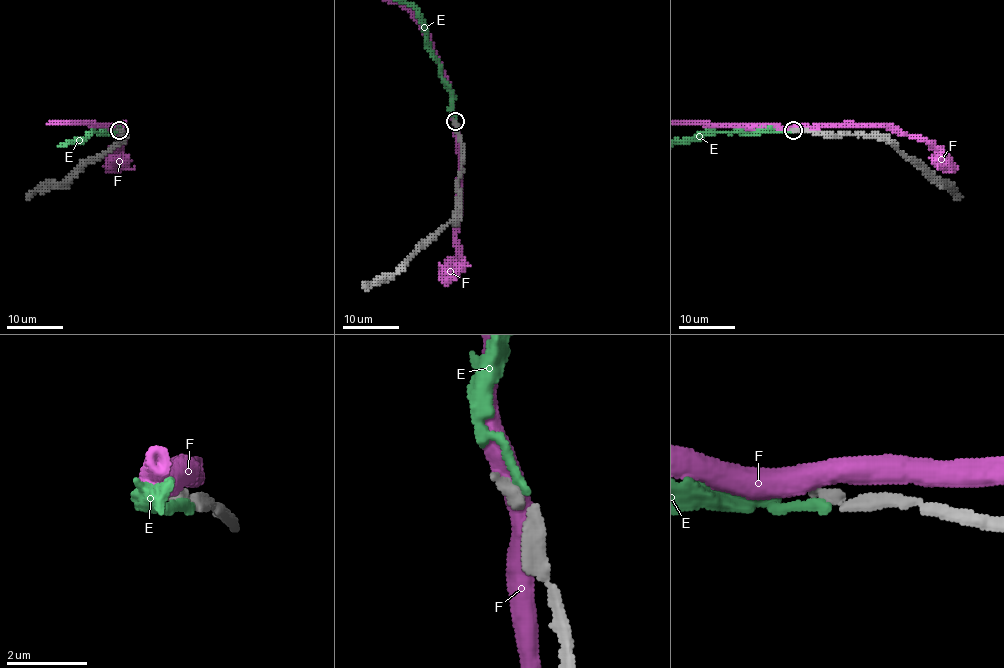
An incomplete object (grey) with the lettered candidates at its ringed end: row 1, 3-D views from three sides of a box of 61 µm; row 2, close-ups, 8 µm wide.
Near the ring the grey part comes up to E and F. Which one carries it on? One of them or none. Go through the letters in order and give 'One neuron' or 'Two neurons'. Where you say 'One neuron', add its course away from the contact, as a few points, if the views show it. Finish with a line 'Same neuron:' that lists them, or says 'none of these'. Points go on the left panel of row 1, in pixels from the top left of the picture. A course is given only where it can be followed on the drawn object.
E: One neuron
F: Two neurons
Same neuron: E

